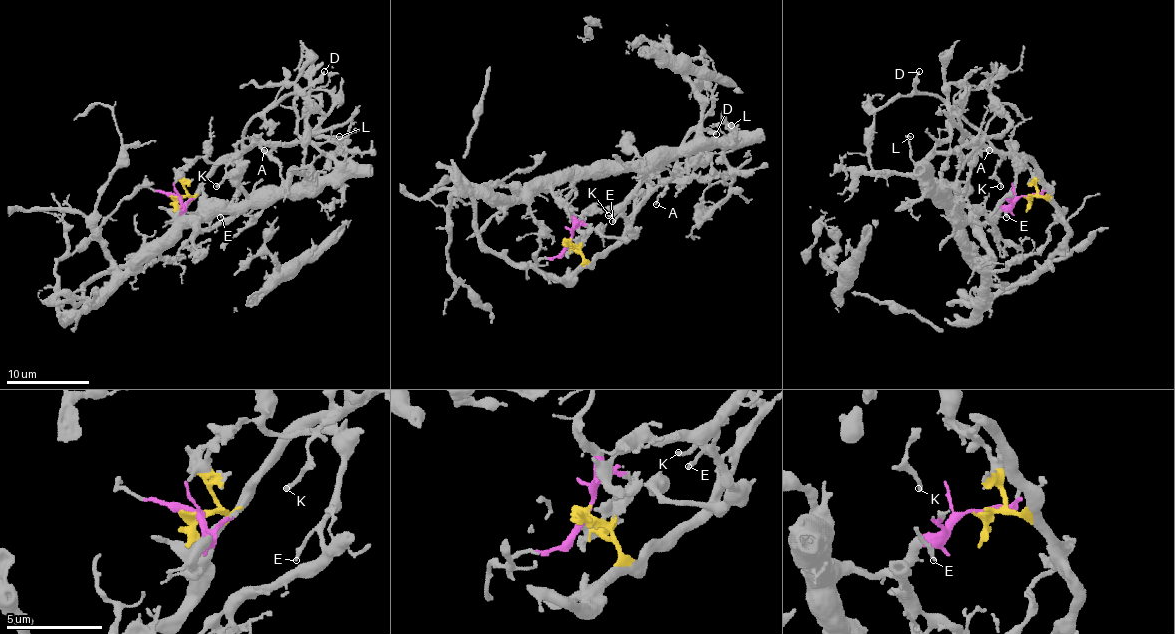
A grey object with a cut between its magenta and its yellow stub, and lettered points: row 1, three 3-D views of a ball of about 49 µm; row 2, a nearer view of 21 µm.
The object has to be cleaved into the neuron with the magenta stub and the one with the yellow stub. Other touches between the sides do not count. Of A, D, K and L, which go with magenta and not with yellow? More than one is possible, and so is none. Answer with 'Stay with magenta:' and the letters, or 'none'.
Stay with magenta: L

